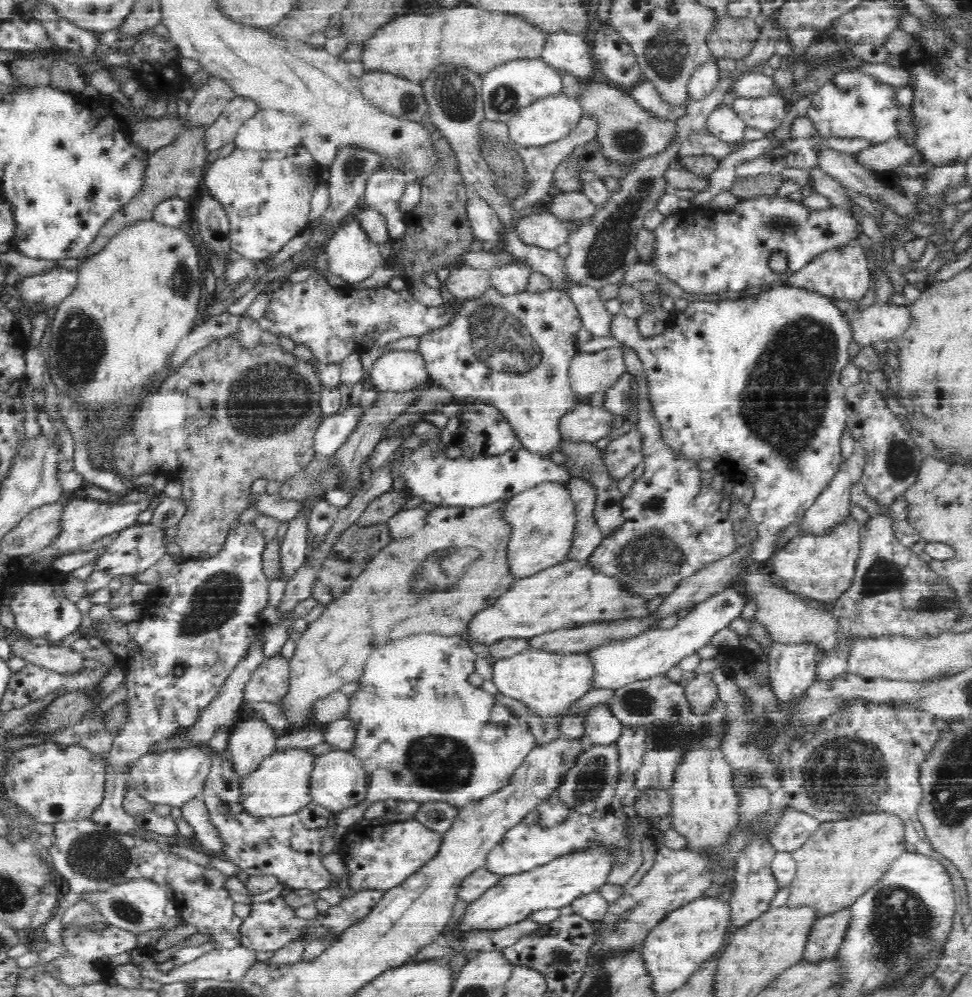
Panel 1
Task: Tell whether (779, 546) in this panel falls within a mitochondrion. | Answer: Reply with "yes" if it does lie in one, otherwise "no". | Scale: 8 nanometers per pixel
no

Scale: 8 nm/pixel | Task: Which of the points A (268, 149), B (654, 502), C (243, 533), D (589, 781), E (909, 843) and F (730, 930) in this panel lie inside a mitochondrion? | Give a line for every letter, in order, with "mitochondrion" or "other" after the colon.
A: other
B: mitochondrion
C: other
D: mitochondrion
E: other
F: other

